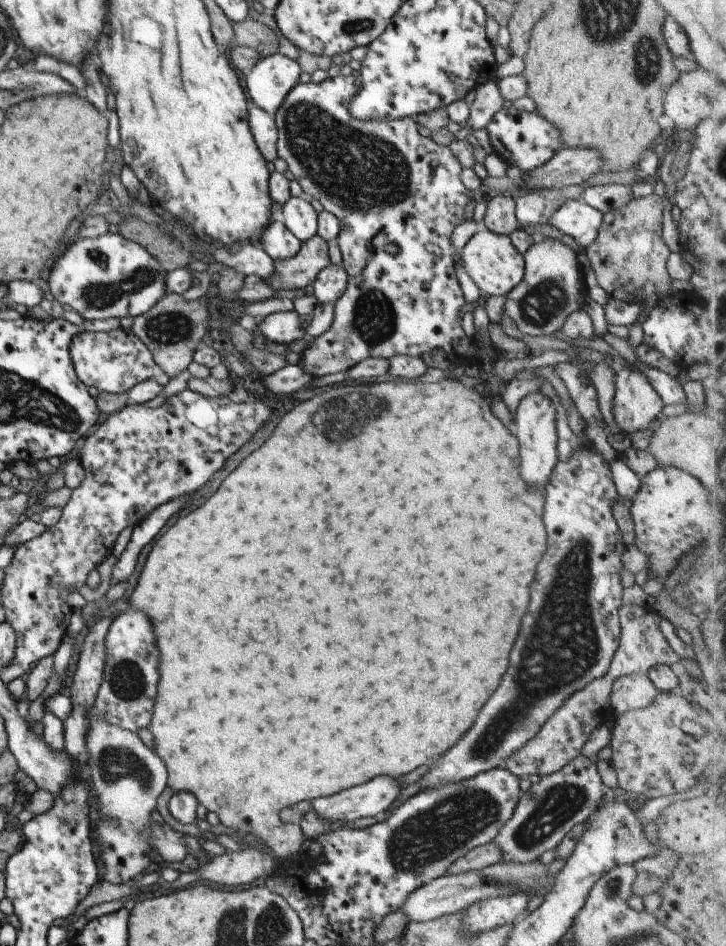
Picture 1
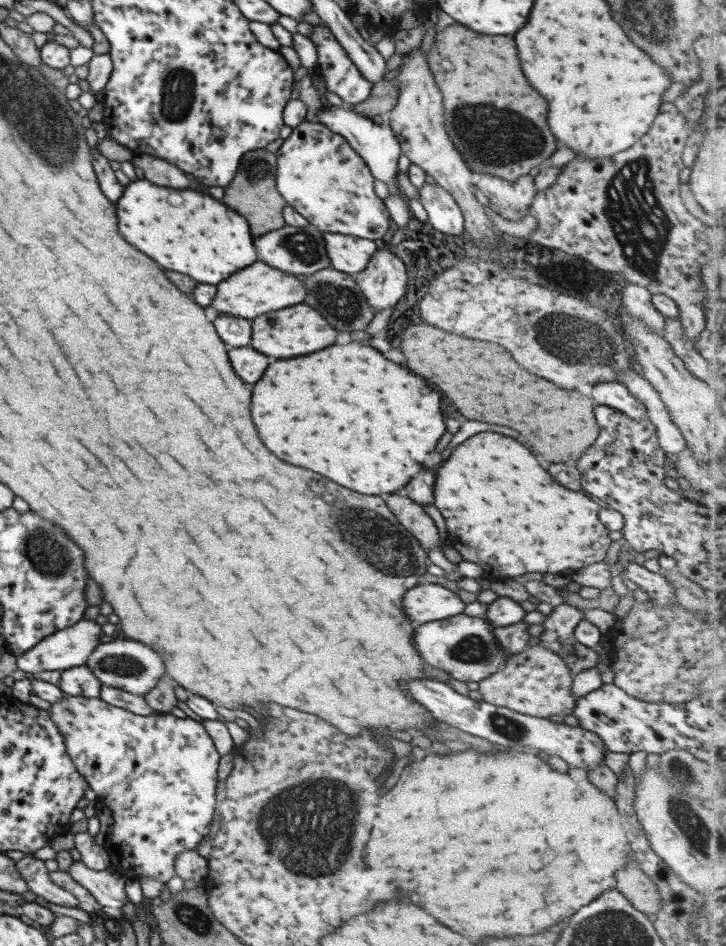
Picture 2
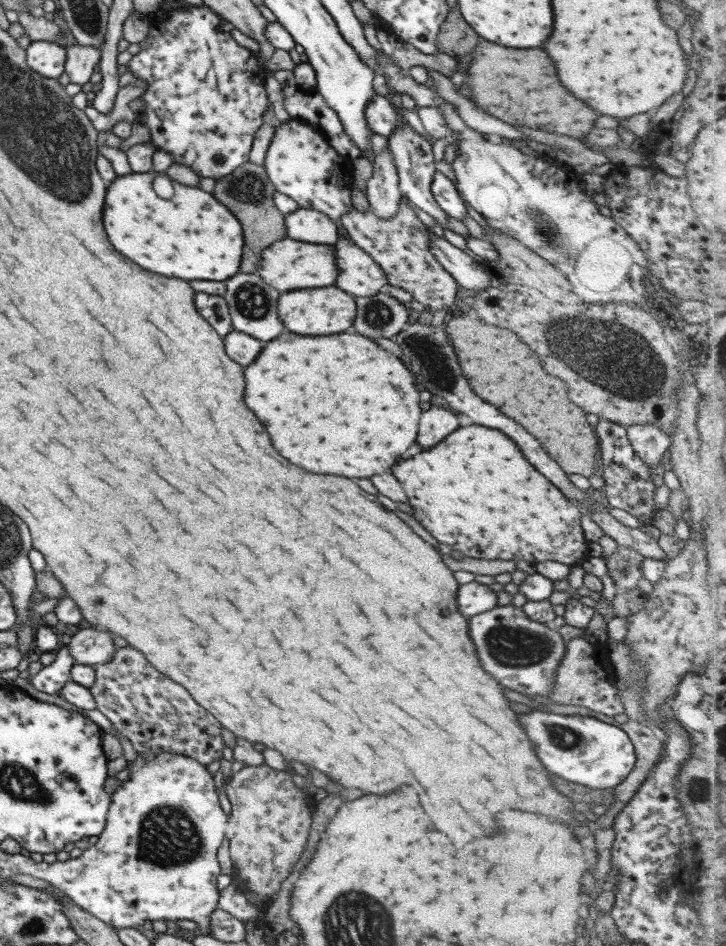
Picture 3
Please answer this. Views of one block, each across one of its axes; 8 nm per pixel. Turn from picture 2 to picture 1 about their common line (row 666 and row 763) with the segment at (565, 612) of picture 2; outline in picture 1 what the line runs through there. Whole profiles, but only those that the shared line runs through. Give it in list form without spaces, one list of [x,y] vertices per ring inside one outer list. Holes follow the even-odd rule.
[[[577,755],[557,772],[545,774],[535,784],[531,784],[520,798],[511,816],[495,835],[493,846],[501,850],[501,862],[517,862],[519,866],[527,862],[537,862],[543,852],[554,848],[569,832],[569,828],[587,819],[597,804],[601,802],[606,789],[597,775],[595,762]]]

